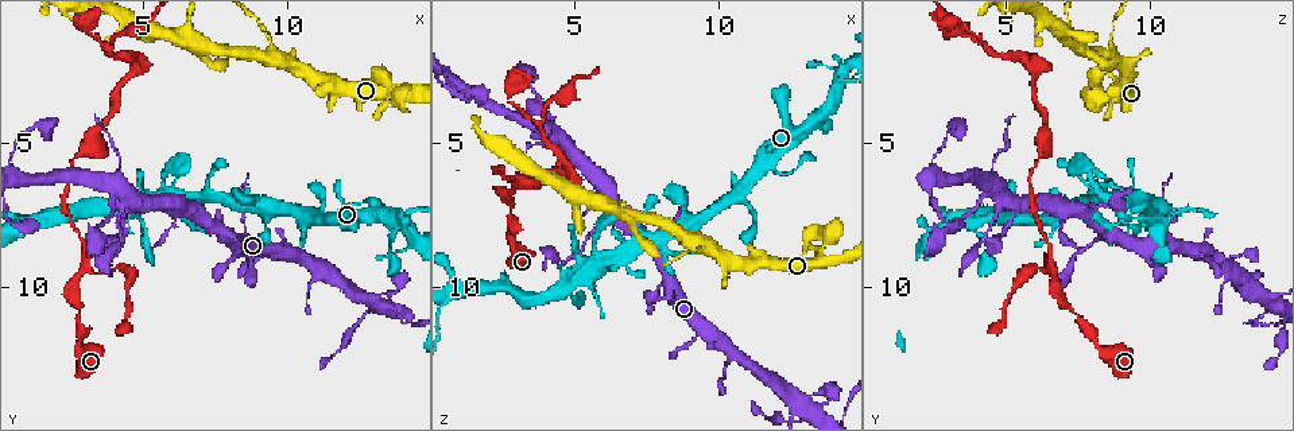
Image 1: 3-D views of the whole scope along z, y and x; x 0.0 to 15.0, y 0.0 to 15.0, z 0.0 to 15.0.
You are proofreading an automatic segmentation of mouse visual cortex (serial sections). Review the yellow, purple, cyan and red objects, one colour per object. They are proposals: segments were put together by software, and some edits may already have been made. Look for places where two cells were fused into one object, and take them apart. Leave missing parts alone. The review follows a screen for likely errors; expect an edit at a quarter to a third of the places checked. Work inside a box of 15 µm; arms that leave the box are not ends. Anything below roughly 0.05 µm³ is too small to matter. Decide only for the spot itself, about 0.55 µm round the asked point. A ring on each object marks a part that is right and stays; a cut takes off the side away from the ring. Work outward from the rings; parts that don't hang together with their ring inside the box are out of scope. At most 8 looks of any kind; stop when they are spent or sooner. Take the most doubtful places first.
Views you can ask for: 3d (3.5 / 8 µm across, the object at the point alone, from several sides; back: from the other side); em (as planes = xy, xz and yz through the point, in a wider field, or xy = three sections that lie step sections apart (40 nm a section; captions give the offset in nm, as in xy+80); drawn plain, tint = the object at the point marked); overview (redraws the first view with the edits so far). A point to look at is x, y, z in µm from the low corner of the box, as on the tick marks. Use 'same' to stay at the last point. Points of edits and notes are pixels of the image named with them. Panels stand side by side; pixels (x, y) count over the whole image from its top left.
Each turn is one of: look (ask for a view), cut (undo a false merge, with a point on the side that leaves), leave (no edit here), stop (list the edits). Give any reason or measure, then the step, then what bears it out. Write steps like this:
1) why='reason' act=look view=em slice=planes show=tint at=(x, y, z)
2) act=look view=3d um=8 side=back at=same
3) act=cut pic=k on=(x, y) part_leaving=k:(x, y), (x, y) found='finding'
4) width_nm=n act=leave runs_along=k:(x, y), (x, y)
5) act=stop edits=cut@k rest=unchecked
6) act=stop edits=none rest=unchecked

act=look view=3d um=3.5 at=(2.8, 9.4, 6.6)

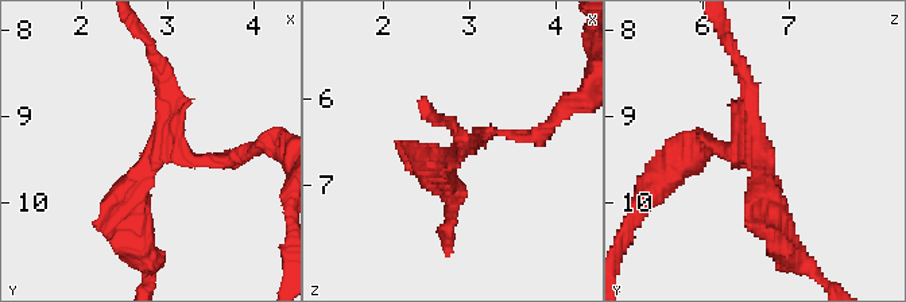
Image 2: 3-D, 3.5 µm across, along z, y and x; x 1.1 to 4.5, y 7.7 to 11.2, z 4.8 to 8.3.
why='need the tissue' act=look view=em slice=planes show=tint at=(2.85, 9.35, 6.60)

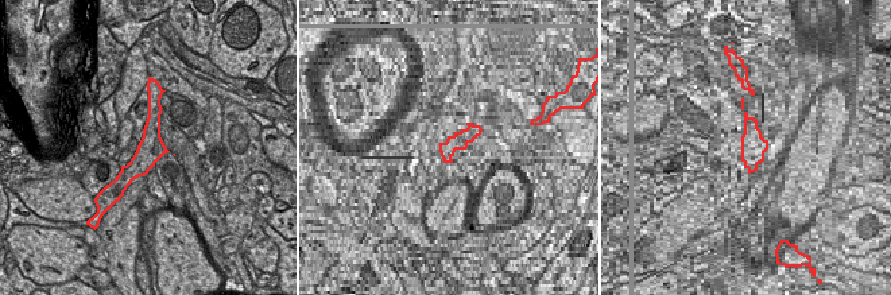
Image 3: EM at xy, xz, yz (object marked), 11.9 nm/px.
act=leave runs_along=2:(777, 228), (735, 58) found='one cell here'

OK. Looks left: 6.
why='abrupt turn' act=look view=3d um=3.5 at=(4.8, 2.4, 5.9)

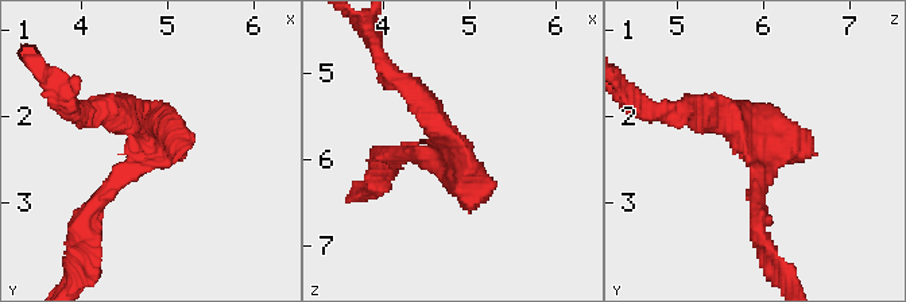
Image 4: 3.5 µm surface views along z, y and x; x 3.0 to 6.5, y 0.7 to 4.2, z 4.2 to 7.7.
why='shape alone is not enough' act=look view=em slice=xy step=5 show=tint at=(4.80, 2.45, 5.90)

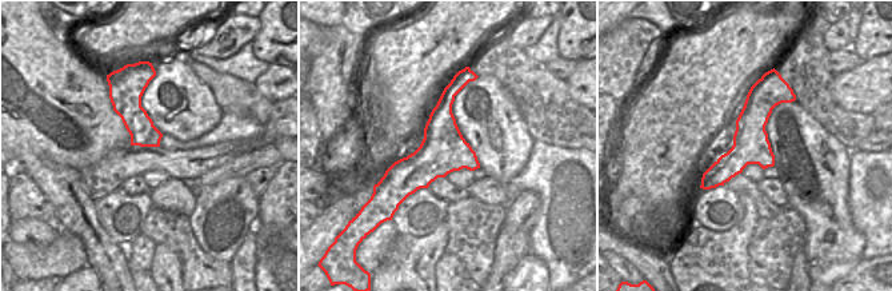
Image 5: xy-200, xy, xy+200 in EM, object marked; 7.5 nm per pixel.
act=look view=em slice=xy step=3 show=tint at=same

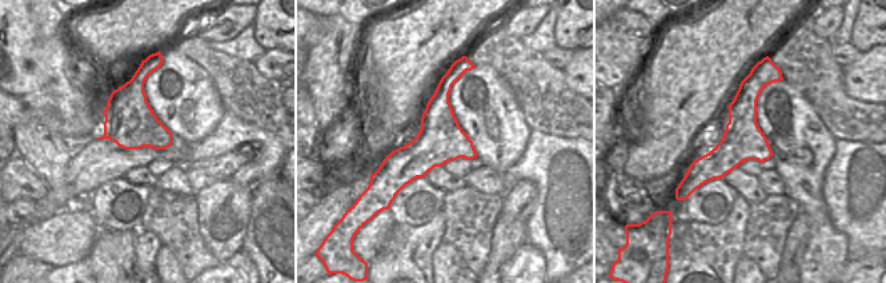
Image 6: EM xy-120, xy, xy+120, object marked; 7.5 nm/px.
act=leave runs_along=4:(758, 219), (755, 157), (700, 107) found='continuous, no second cell'

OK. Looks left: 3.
why='arms part here' act=look view=3d um=3.5 at=(3.9, 1.8, 4.5)

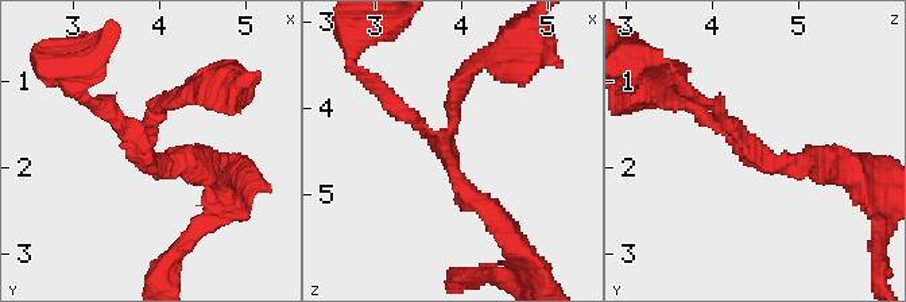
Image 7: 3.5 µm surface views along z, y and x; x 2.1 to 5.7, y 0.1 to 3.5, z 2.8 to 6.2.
arms=3 arm_widths_nm=150,200,250 why='need the tissue' act=look view=em slice=xy step=2 show=tint at=(3.75, 1.75, 4.40)

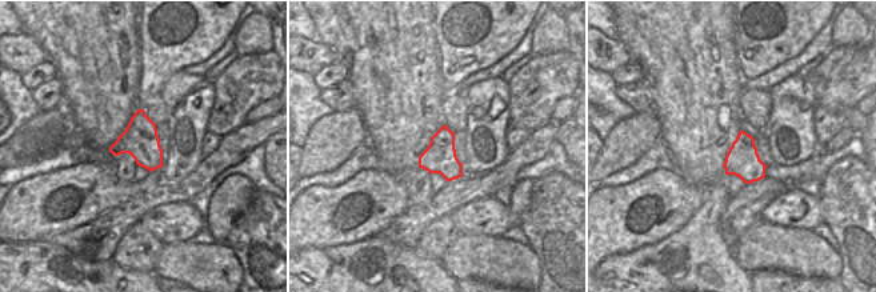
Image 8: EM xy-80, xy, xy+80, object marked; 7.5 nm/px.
width_nm=240 act=leave runs_along=7:(487, 209), (441, 140), (383, 96) found='all the same cell'

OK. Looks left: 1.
act=stop edits=none rest=unchecked

